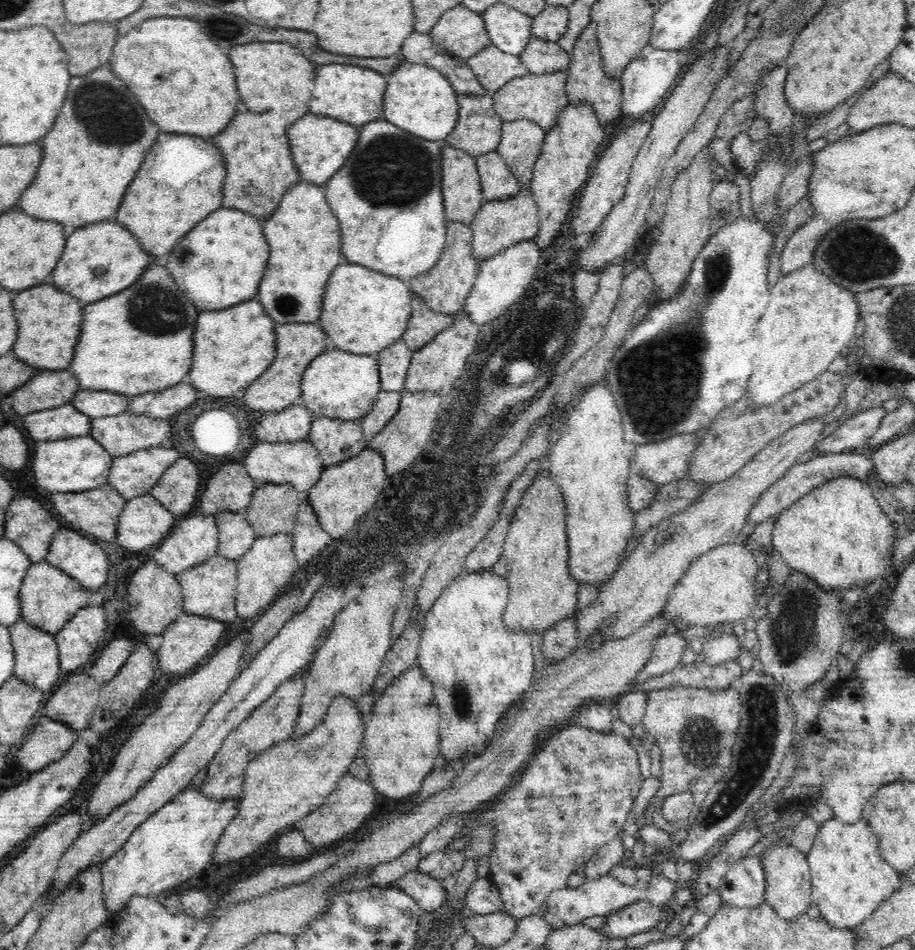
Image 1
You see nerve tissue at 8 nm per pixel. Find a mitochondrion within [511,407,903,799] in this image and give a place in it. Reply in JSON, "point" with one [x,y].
{"point":[793,629]}

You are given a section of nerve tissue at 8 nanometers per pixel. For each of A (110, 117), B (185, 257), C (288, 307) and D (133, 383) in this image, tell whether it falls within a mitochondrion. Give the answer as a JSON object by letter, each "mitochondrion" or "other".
{"A":"mitochondrion","B":"mitochondrion","C":"mitochondrion","D":"other"}

